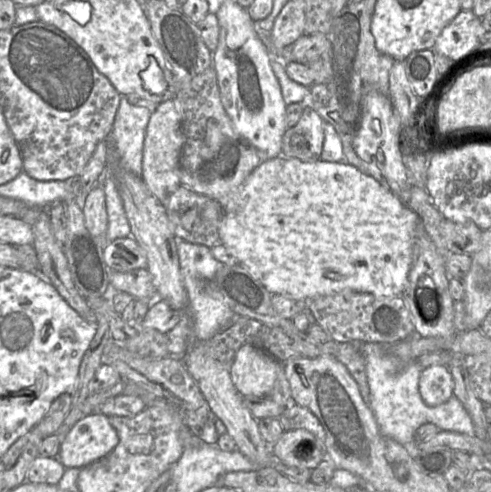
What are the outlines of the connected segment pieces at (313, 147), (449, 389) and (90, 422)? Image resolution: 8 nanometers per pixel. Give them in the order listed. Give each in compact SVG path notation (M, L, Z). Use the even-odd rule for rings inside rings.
M305 108L301 118L282 136L281 154L303 162L320 160L324 143L324 120L311 108Z
M431 365L424 368L419 379L419 392L430 407L441 405L453 396L454 380L448 366Z
M92 413L63 435L58 459L65 468L81 469L106 457L118 443L118 434L108 416Z

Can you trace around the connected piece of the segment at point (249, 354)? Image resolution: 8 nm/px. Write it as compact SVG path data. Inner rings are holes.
M245 344L236 352L230 376L242 396L268 397L282 364L264 350Z

